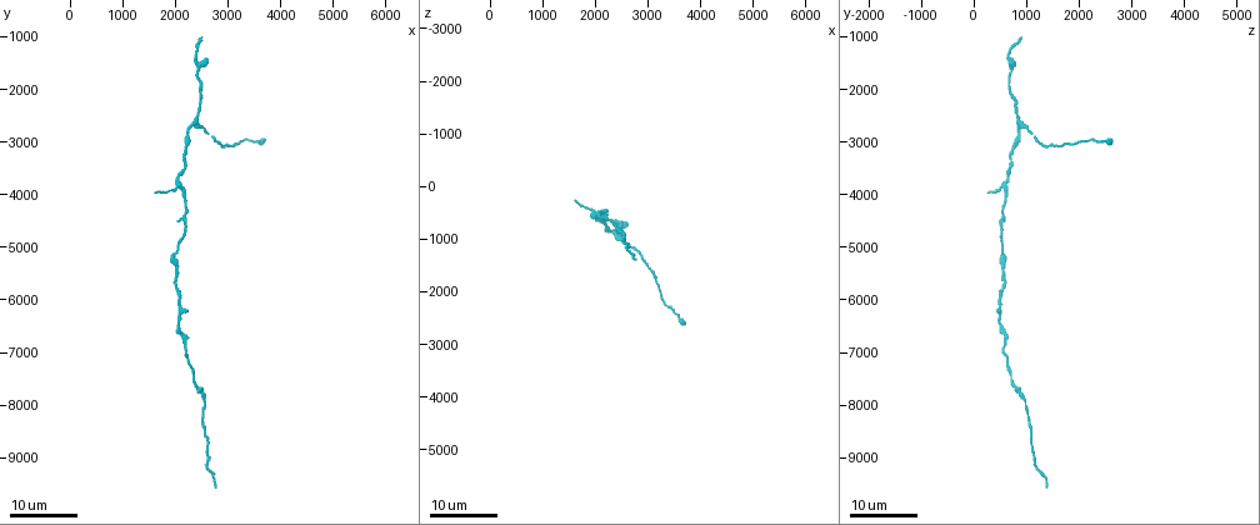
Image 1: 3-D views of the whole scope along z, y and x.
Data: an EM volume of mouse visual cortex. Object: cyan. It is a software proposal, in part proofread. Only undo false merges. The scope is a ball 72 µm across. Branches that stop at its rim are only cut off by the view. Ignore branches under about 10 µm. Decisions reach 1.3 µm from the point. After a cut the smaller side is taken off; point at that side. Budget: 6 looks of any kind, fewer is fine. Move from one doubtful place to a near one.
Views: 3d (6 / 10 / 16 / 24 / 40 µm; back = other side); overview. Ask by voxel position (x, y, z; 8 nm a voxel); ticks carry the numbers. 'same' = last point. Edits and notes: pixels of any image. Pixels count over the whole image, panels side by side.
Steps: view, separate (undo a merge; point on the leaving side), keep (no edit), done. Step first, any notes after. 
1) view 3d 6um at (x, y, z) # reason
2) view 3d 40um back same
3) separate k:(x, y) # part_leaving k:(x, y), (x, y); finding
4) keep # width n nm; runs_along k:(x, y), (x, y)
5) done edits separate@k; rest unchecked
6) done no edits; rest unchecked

view 3d 24um at (2150, 3150, 750) # calibre changes

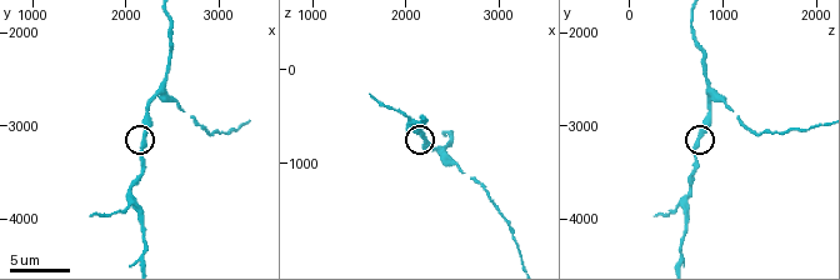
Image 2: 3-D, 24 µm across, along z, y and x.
view 3d 6um at (2200, 3150, 750) # zoom in

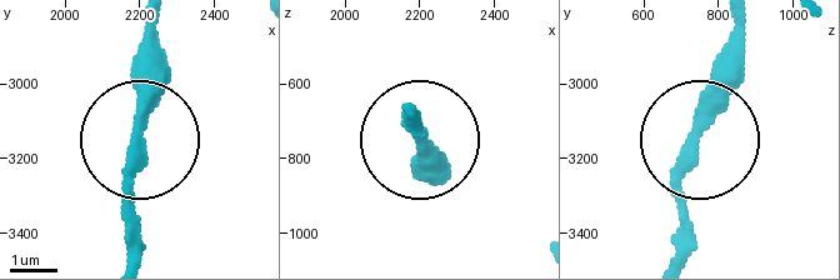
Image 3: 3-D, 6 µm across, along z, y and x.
keep # runs_along 3:(130, 256), (143, 34); one neuron here

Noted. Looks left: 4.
view 3d 10um at (2100, 3800, 600)

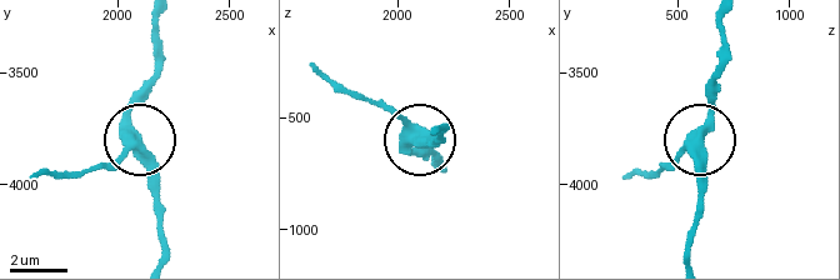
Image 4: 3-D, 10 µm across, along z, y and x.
view 3d 6um at (2060, 3770, 620)

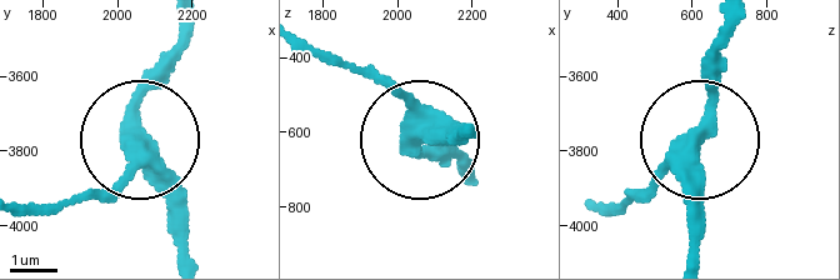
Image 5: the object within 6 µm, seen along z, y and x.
keep # width 360 nm; runs_along 5:(183, 253), (179, 193), (135, 133), (139, 85), (183, 25); all the same neuron

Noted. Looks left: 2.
view 3d 16um at (2450, 2600, 850) # three-way junction

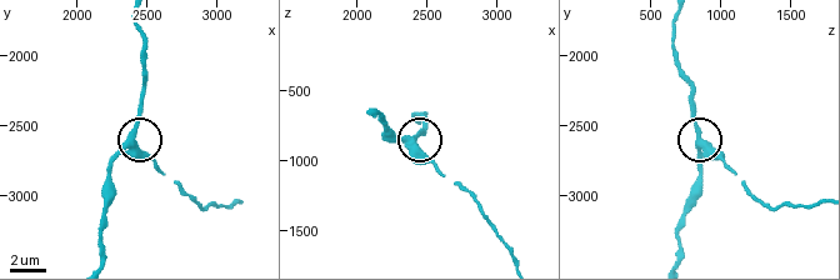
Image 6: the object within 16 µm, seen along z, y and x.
keep # runs_along 6:(676, 256), (680, 243), (676, 229), (703, 149), (689, 83); all the same neuron

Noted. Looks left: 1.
done no edits; rest unchecked

